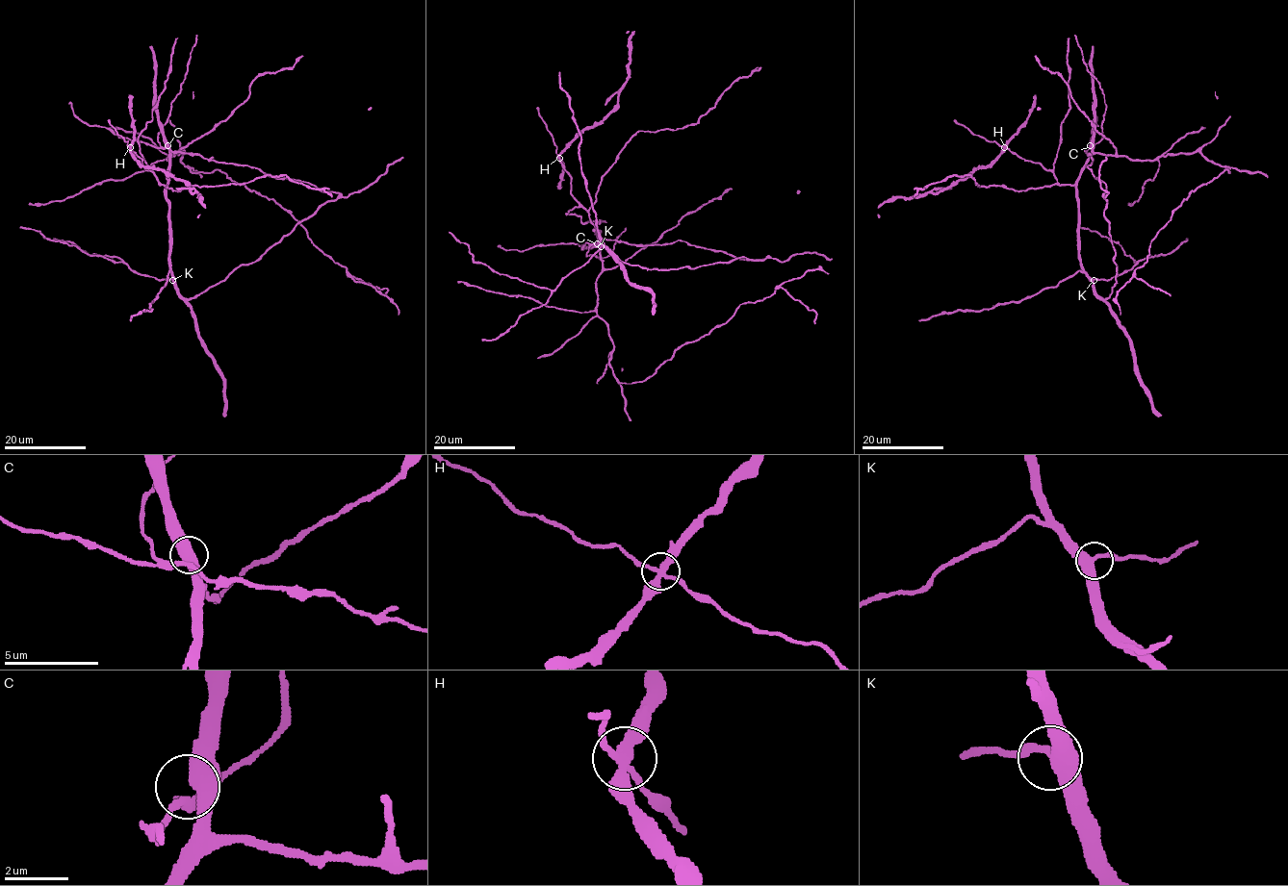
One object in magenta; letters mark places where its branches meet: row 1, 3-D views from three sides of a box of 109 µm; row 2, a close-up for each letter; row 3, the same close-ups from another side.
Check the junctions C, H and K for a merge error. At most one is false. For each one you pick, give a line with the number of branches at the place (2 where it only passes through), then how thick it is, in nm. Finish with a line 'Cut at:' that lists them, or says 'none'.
H: Branches: 4. Thickness 320 nm
Cut at: H

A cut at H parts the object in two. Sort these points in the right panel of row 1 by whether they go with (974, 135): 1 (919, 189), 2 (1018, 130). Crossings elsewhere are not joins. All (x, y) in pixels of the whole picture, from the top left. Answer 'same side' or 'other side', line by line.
1: same side
2: other side

